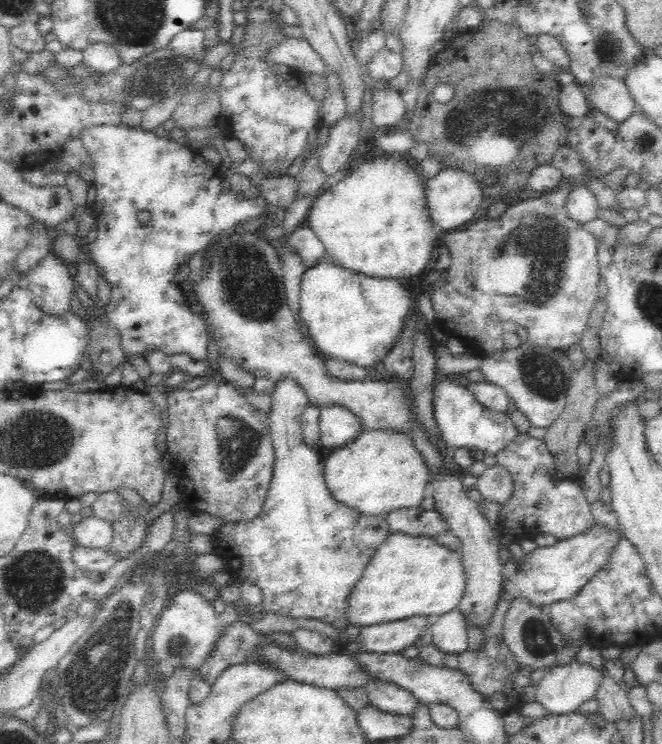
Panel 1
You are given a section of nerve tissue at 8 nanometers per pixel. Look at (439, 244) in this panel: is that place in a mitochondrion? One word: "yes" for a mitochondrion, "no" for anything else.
no

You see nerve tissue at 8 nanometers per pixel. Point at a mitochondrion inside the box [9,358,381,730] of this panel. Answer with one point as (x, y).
(94, 672)

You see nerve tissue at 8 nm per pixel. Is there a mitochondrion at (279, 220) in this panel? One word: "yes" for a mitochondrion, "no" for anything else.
no

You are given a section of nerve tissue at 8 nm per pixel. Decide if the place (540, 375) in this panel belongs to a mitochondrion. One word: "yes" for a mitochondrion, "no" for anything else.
yes

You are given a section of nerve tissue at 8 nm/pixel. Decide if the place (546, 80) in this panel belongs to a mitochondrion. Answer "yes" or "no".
no

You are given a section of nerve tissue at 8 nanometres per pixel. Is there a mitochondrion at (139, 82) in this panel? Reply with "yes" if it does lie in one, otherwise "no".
yes

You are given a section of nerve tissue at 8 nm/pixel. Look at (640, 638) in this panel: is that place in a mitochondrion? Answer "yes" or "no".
no

